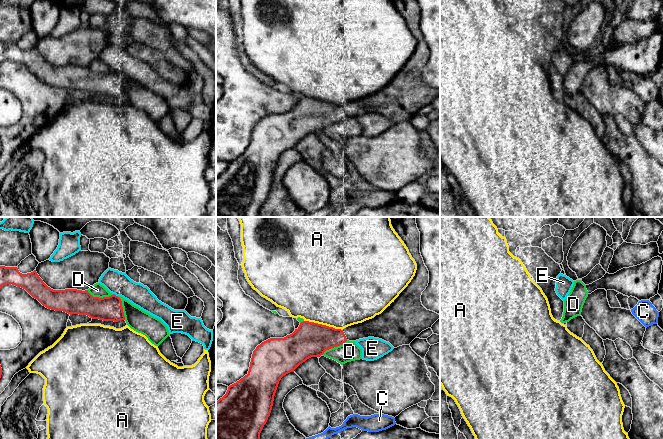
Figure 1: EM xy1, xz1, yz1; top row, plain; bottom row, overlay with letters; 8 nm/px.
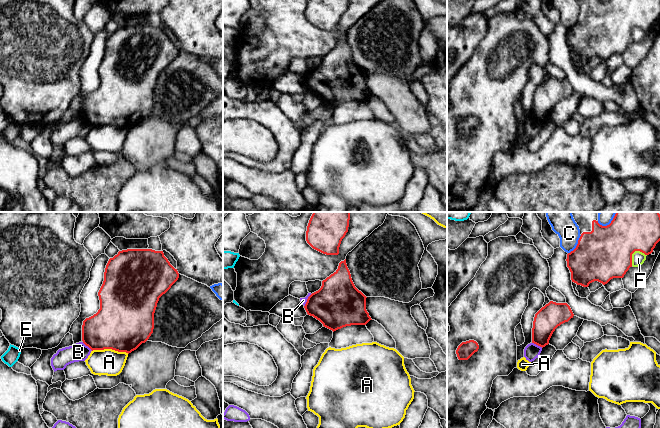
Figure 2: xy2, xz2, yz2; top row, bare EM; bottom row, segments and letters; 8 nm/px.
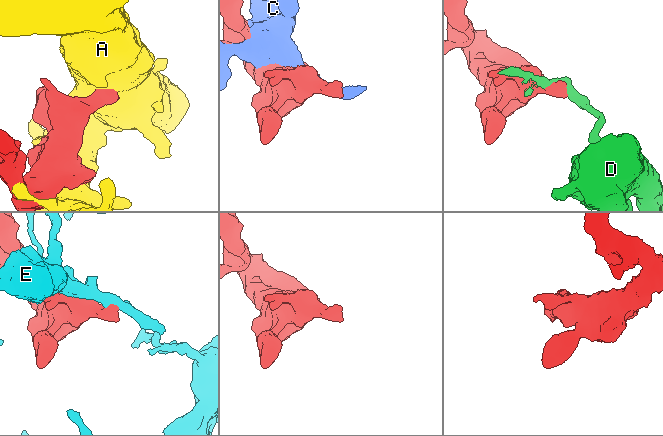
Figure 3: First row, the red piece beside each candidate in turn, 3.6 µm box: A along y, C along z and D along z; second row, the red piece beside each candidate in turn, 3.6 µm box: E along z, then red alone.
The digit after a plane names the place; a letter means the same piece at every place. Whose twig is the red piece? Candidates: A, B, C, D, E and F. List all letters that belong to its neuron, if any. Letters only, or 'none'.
none

